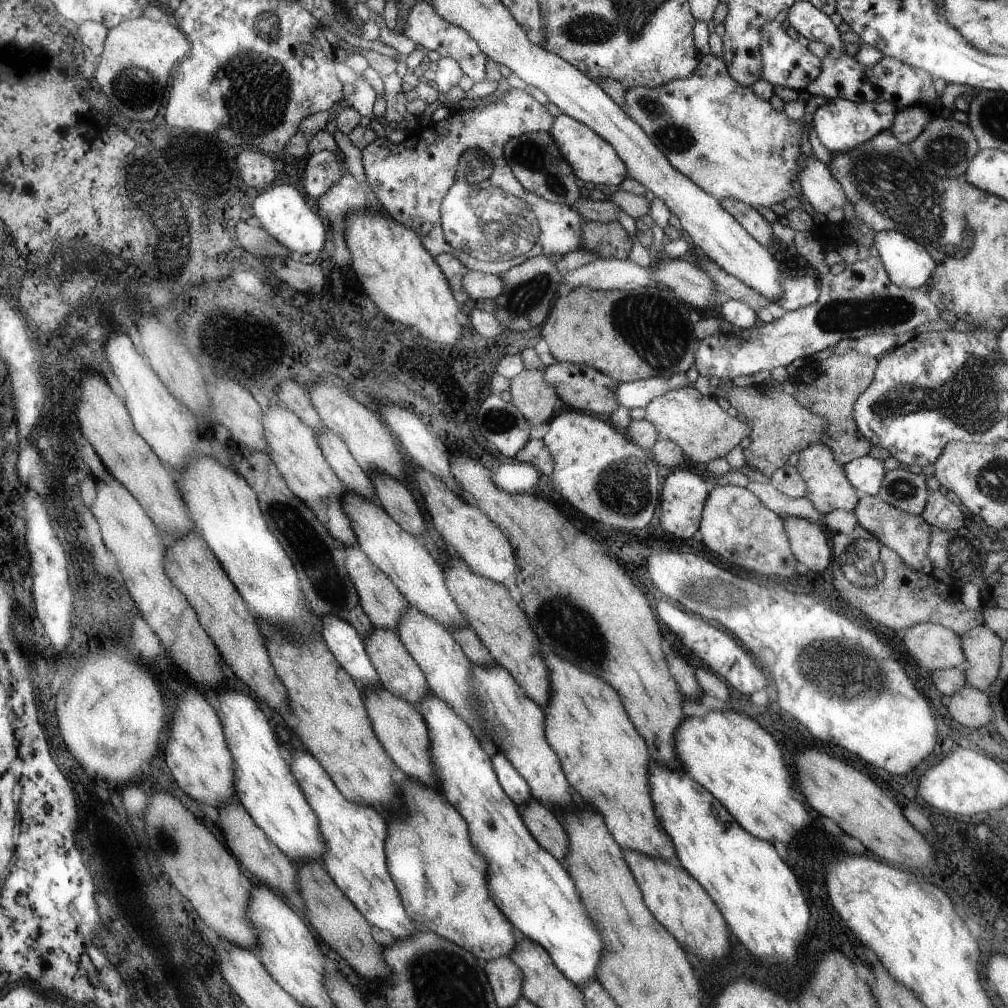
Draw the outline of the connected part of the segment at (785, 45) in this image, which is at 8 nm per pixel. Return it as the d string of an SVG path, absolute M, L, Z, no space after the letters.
M777 20L766 22L761 30L760 58L762 58L762 74L760 79L766 80L772 86L782 86L790 88L800 94L805 94L809 85L819 78L822 73L820 60L800 42L794 42L778 24Z

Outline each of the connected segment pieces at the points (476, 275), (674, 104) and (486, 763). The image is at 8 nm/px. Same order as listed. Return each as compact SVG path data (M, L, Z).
M469 271L465 278L462 278L463 296L474 301L496 300L504 292L504 288L506 284L504 280L500 280L500 275Z
M712 54L703 55L700 65L694 70L690 77L676 79L664 86L658 88L647 88L644 86L634 86L626 88L626 94L624 94L624 110L632 118L634 122L638 123L638 126L645 130L645 134L652 139L656 146L661 150L662 154L665 154L666 159L672 164L672 166L684 174L687 178L690 178L694 184L697 184L701 190L704 190L708 195L713 195L716 199L722 198L734 198L734 200L740 200L744 204L748 204L753 208L769 208L782 211L781 204L786 198L794 198L800 196L802 190L800 190L800 180L798 180L798 170L800 170L800 156L801 146L800 140L804 136L804 126L800 120L790 120L786 116L785 112L776 110L772 107L770 102L758 98L754 94L754 90L751 87L744 87L741 83L738 83L732 75L729 74L729 70L726 67L725 60L721 56L714 56Z
M433 693L418 702L418 710L424 716L426 727L429 728L430 739L433 740L433 756L440 774L440 794L460 812L462 818L469 824L470 835L474 847L488 862L490 895L496 900L497 907L520 936L538 942L549 954L550 959L576 986L596 980L598 982L598 966L602 964L602 938L594 924L590 922L590 914L586 914L581 895L572 876L565 870L564 864L549 854L526 827L520 808L502 790L494 772L491 758L482 750L478 738L470 726L444 702Z

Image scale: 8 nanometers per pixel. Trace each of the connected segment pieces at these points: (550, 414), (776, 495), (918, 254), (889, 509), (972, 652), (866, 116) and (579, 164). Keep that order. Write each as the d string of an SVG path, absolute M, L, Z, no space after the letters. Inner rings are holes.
M544 369L526 370L510 379L511 403L530 426L549 423L556 414L557 390L546 382Z
M749 482L746 490L750 490L769 510L782 518L800 518L823 525L824 514L820 514L806 497L788 497L778 492L774 486L760 482Z
M896 231L876 233L874 247L894 284L902 288L929 286L937 262L925 244Z
M871 495L860 497L853 512L856 516L857 525L864 528L866 532L874 534L874 538L878 538L879 545L886 546L886 548L896 552L910 568L914 568L914 570L918 570L926 576L933 576L932 562L926 554L928 552L930 530L933 527L921 515L912 516L912 514L902 512L902 510L886 504L877 496Z
M984 625L960 636L960 646L966 658L964 678L967 685L989 693L992 682L998 677L1002 644L1004 641Z
M845 99L826 100L825 104L820 105L815 115L812 116L812 123L820 143L832 155L842 154L864 142L870 142L880 132L890 129L890 126L893 126L894 118L897 117L897 112L896 106L886 101L856 103Z
M561 114L554 117L553 126L550 126L550 136L556 142L562 160L572 168L572 172L577 178L585 183L592 183L598 188L620 188L622 180L627 178L629 170L621 156L617 154L613 146L606 142L602 135L598 135L592 128L585 126L584 123L577 122L569 115Z

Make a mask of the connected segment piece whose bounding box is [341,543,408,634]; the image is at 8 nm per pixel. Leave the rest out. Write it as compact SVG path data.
M341 543L344 547L344 566L347 569L348 578L352 580L352 586L360 596L361 606L373 626L392 629L397 634L397 624L401 619L401 614L408 606L408 600L402 594L393 580L377 566L374 566L367 554L357 545L357 543Z

